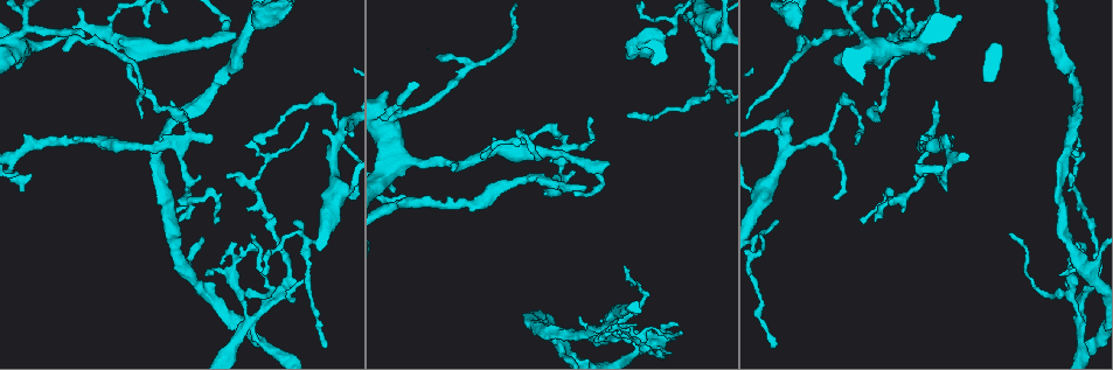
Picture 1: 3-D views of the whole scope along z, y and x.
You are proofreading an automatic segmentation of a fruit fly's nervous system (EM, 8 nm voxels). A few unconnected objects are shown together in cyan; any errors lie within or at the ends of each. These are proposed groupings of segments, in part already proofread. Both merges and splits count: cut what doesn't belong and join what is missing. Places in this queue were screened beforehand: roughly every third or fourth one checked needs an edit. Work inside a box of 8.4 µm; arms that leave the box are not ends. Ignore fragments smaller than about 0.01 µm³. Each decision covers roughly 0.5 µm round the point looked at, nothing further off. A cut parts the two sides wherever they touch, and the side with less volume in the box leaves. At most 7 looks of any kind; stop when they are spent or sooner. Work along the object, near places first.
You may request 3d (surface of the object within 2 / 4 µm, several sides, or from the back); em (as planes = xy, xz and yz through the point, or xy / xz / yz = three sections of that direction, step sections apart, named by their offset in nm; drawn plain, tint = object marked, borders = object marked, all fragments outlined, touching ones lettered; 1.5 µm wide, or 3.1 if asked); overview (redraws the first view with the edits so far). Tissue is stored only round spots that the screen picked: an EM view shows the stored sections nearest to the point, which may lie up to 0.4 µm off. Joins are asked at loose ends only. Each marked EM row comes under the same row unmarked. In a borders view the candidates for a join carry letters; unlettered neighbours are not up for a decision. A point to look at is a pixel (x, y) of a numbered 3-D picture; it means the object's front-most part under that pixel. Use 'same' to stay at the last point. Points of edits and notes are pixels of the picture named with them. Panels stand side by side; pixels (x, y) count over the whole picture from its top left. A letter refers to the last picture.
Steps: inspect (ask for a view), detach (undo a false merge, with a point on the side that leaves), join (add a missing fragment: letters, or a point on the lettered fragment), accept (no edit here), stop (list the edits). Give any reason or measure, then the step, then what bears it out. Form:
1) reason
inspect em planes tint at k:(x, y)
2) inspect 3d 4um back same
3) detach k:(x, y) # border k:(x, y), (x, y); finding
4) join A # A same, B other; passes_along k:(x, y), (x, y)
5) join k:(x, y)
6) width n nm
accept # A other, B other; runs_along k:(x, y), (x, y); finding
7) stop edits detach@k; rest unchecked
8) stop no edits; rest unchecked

inspect em planes borders at 1:(635, 326)

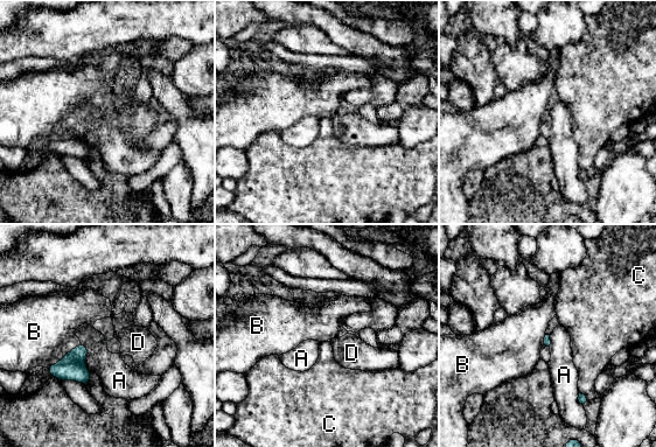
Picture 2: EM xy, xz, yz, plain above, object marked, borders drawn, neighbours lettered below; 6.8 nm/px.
accept # A other, B other, C other, D other; border 2:(81, 343), (89, 371); none of them fits

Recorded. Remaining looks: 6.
sharp bend
inspect em xy step 4 tint at 1:(895, 198)

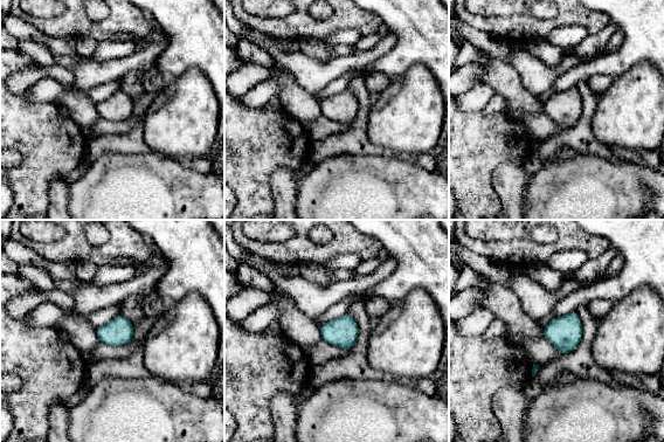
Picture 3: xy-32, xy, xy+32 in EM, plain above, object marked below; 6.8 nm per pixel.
cut it another way
inspect em planes borders same

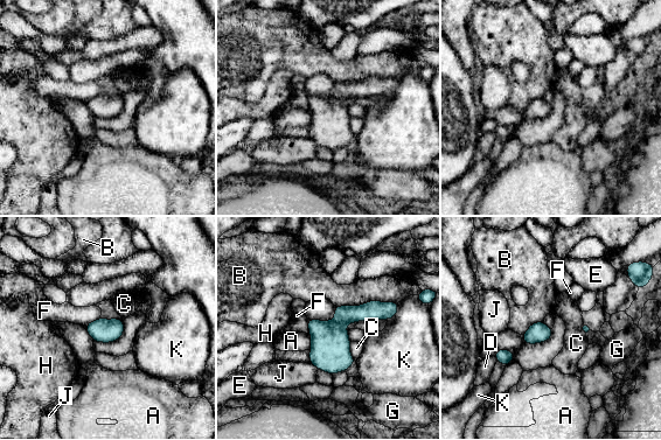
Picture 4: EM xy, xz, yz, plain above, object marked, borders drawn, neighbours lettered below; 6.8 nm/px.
accept # A other, B other, C other, D other, E other, F other, G other, H other, J other, K other; border 4:(99, 318), (85, 326); one cell here

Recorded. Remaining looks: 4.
inspect 3d 2um at 1:(935, 102)

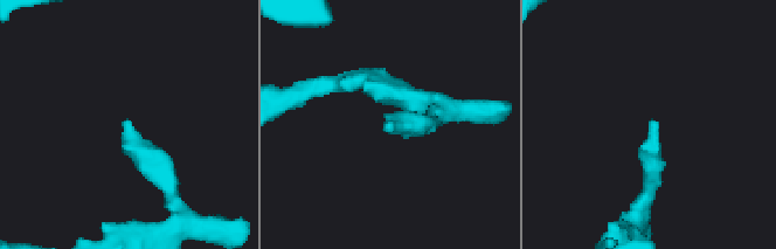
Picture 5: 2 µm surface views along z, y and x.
inspect em xz step 4 borders at 5:(125, 120)

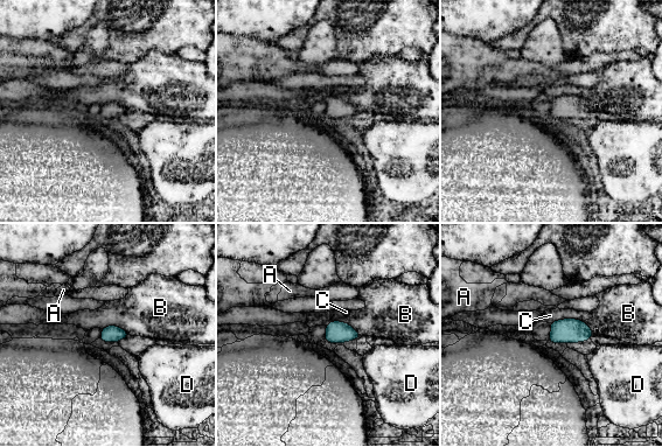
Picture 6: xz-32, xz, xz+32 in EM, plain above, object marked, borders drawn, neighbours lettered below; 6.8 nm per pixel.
accept # A other, B other, C other, D other; border 6:(326, 323), (343, 321), (361, 335); none of them fits

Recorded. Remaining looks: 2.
stop no edits; rest unchecked

